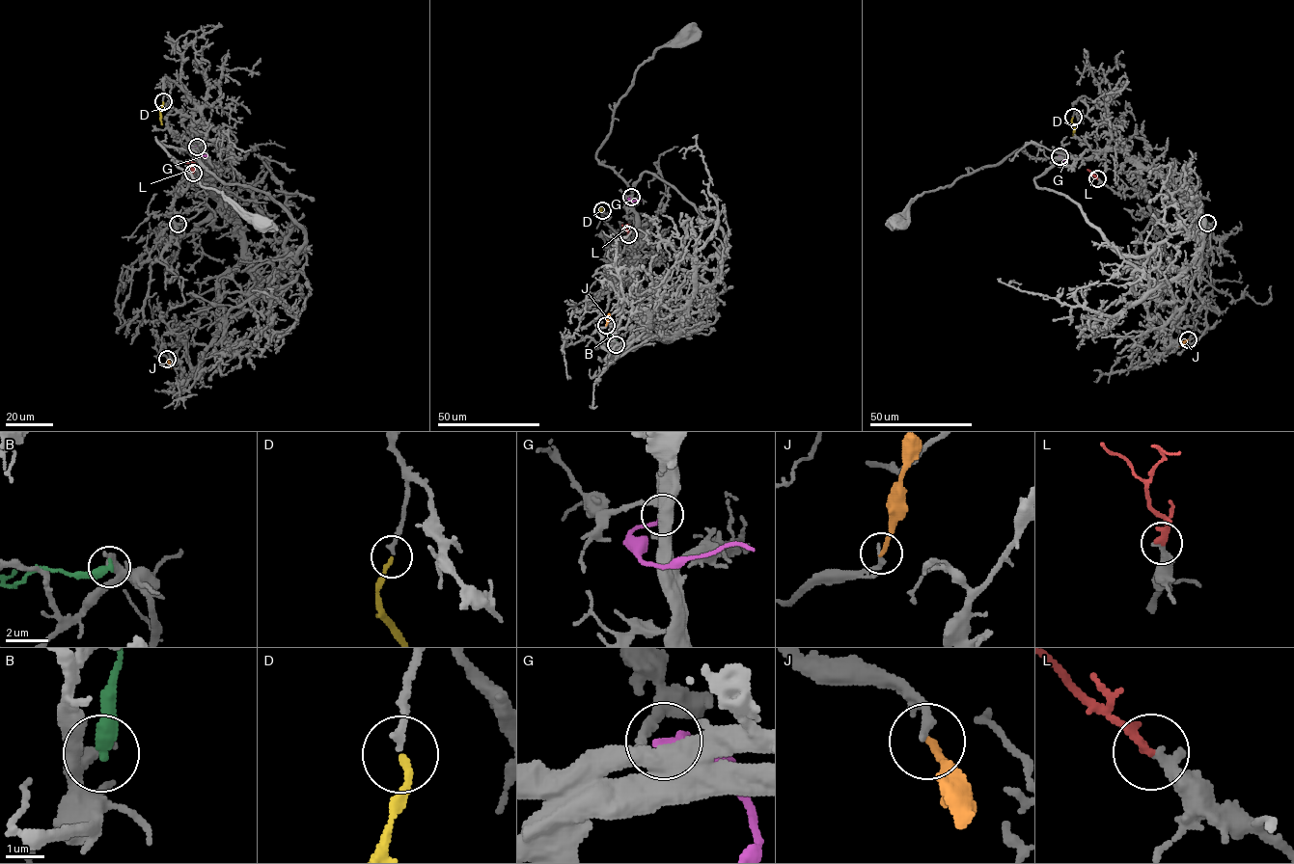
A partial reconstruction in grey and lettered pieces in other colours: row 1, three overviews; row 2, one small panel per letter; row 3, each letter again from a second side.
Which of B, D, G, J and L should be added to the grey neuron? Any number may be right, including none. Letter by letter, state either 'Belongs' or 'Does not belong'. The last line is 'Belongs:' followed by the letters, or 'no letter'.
B: Does not belong
D: Belongs
G: Does not belong
J: Does not belong
L: Belongs
Belongs: D, L

